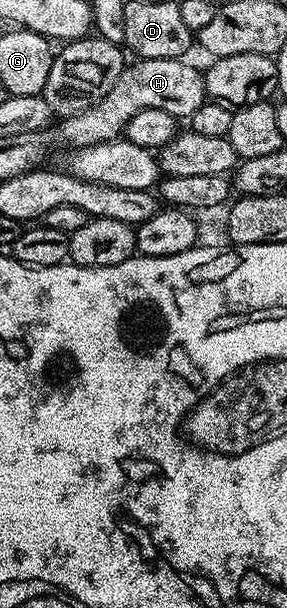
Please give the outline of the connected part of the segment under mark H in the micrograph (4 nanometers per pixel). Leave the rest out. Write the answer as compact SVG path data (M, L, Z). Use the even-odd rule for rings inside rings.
M142 58L125 65L117 82L106 96L80 114L67 115L60 126L60 142L67 148L89 146L110 142L123 135L128 118L142 108L162 108L178 120L191 119L192 113L206 101L203 73L188 63L188 60L150 60Z

